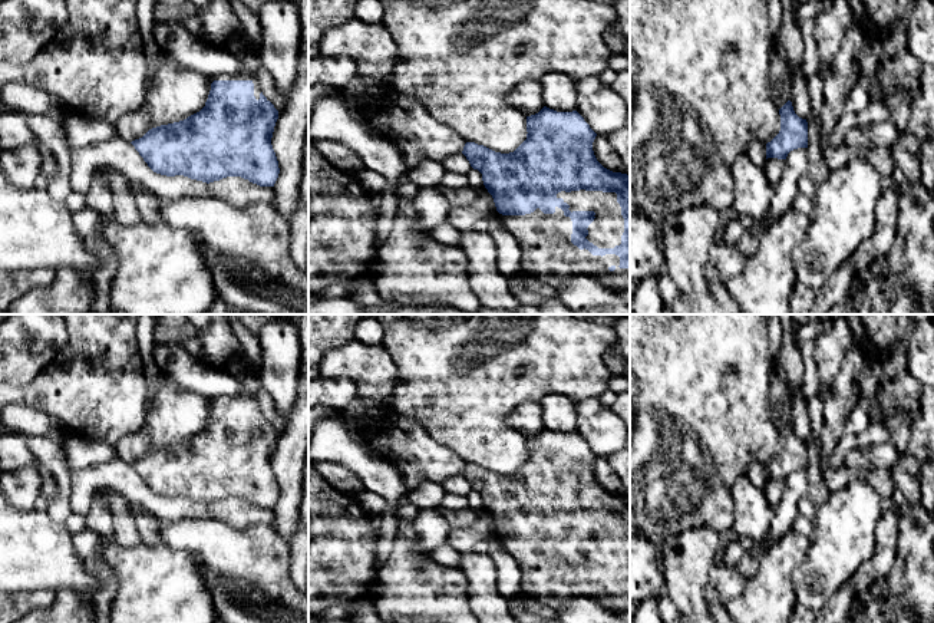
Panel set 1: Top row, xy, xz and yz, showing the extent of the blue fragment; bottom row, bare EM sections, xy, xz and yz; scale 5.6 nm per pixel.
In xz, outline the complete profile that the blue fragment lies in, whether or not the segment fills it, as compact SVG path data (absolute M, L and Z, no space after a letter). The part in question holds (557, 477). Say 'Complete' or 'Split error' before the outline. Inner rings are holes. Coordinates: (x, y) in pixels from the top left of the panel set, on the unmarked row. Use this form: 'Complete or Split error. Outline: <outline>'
Split error. Outline: M544 428L538 435L527 438L527 461L509 475L495 474L483 467L466 464L462 475L469 482L473 491L482 495L482 502L488 514L492 517L496 534L495 540L518 564L521 571L521 591L525 597L537 599L544 607L558 610L572 597L594 599L607 610L628 610L630 609L630 498L621 494L613 494L604 490L595 479L593 464L597 455L590 449L584 439L577 434L557 434Z

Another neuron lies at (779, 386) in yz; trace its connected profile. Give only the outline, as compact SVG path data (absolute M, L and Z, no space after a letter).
M780 356L776 362L772 363L770 372L770 385L769 385L769 403L770 415L776 428L780 431L788 422L789 418L782 412L782 400L789 393L789 382L786 372L780 366Z

